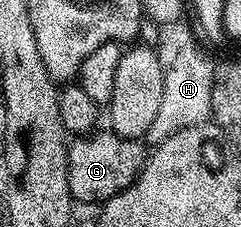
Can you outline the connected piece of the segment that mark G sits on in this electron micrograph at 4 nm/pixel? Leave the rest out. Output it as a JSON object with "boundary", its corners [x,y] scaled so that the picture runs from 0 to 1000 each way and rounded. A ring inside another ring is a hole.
{"boundary":[[[390,568],[365,595],[324,595],[282,634],[286,687],[278,692],[278,815],[286,819],[286,859],[324,899],[402,894],[432,903],[461,868],[477,868],[535,806],[552,802],[560,780],[602,740],[610,696],[610,648],[589,617],[515,612],[494,604],[465,568]]]}

